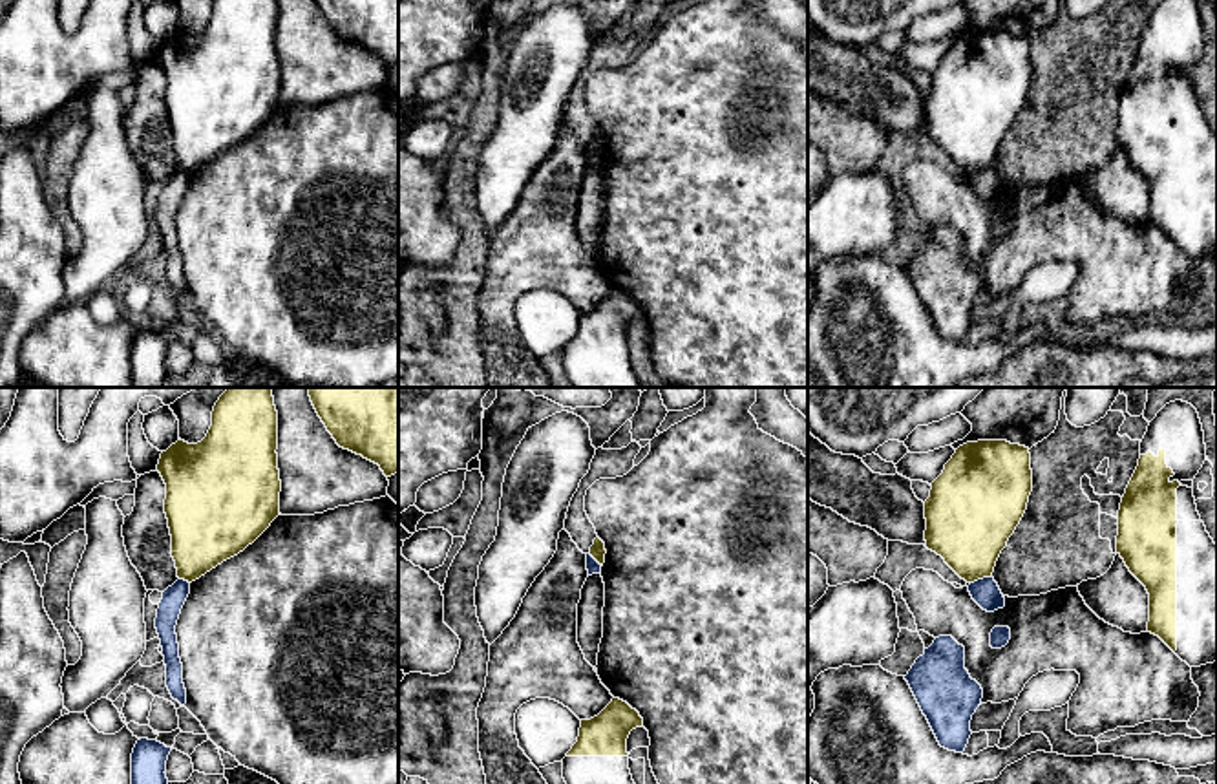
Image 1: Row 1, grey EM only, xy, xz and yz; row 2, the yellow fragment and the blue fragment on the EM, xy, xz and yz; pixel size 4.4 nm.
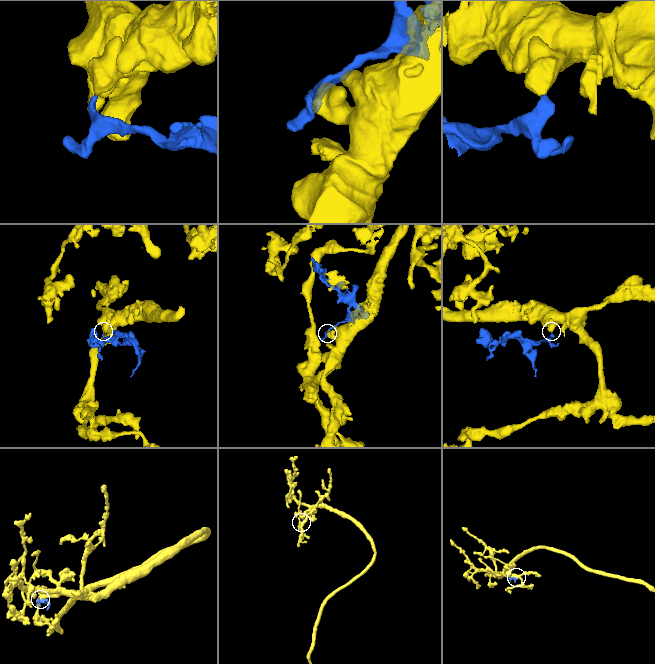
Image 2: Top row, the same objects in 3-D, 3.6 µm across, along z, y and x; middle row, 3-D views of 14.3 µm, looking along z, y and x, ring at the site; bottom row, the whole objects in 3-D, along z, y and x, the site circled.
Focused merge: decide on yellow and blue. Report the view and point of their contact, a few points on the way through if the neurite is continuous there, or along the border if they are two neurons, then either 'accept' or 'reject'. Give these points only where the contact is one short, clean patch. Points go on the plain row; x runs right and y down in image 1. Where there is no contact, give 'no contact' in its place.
yz (980, 169) | along yz (991, 165), (971, 174) | reject

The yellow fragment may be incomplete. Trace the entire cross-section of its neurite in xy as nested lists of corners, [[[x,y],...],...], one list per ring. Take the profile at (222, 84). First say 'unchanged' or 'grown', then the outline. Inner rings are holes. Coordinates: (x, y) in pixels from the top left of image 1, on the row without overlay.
unchanged; [[[214,0],[212,16],[201,33],[188,35],[179,29],[161,44],[157,62],[166,75],[164,104],[168,110],[172,148],[179,170],[192,174],[223,152],[238,146],[280,106],[281,71],[276,40],[276,0]]]

